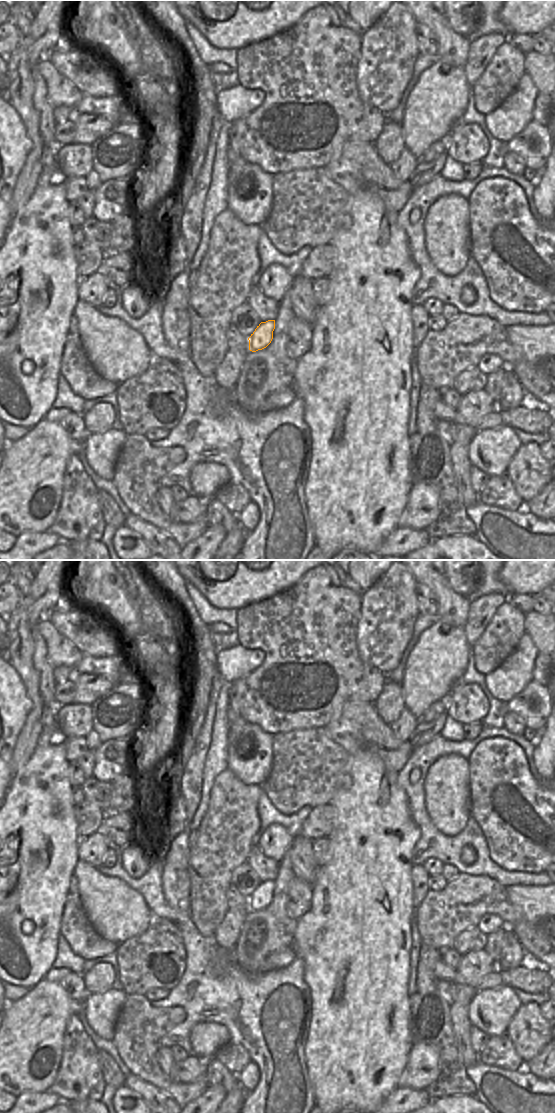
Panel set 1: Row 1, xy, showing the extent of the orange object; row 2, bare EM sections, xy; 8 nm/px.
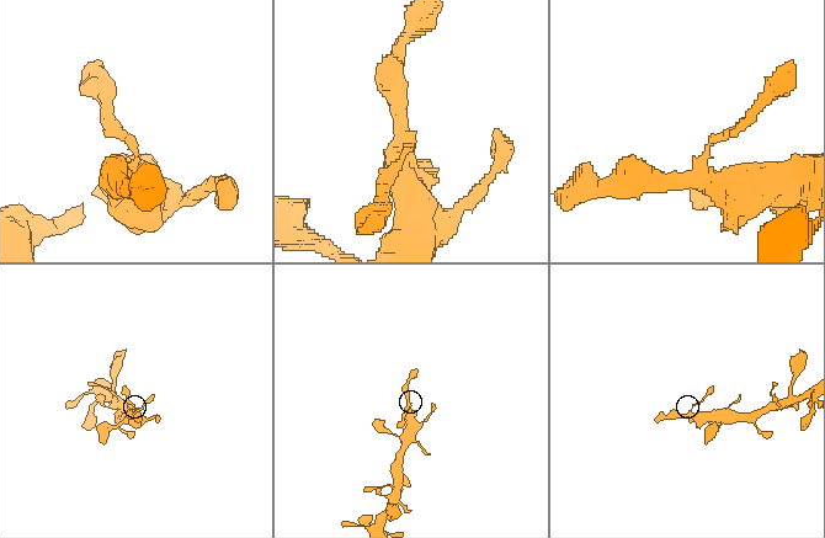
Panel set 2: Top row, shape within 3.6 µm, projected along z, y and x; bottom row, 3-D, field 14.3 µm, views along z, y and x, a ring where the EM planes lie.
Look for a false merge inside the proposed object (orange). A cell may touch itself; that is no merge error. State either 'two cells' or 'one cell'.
one cell

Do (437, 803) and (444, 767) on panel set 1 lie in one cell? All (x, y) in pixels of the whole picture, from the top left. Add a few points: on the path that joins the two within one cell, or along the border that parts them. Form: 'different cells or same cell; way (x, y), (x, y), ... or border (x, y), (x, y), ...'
same cell; way (444, 794), (444, 776)

